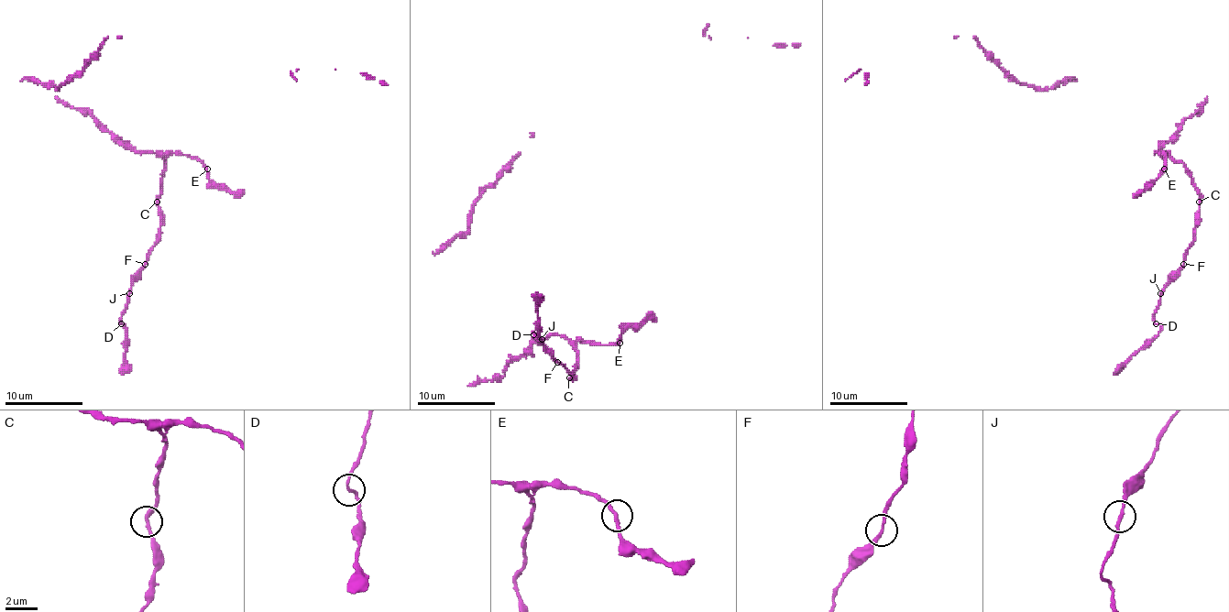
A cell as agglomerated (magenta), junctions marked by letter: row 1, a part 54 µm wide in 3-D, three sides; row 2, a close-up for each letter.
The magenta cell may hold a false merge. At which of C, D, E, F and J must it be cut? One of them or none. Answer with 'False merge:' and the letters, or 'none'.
False merge: none

